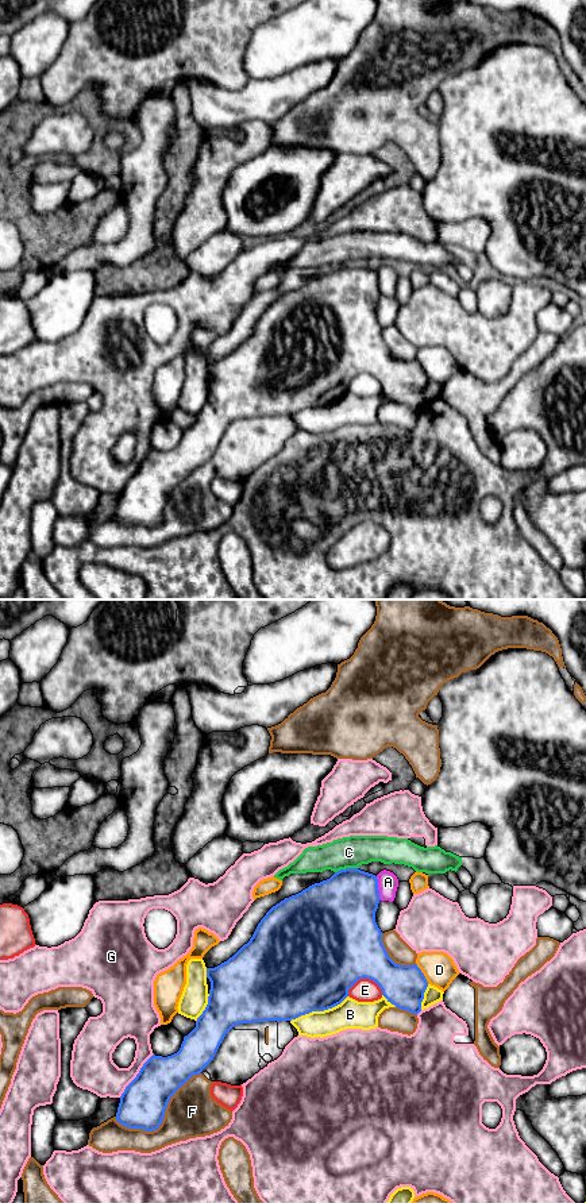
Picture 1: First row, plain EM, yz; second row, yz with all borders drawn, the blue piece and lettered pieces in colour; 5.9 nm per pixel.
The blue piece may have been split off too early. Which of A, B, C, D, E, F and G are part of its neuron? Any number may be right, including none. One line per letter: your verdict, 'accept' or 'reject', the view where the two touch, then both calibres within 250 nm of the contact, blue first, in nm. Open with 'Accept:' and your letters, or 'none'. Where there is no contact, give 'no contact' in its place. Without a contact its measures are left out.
Accept: none
A: reject; meets blue in yz; 400 nm thick on the blue side, 120 nm on the other
B: reject; meets blue in yz; 500 nm thick on the blue side, 180 nm on the other
C: reject; meets blue in yz; 400 nm thick on the blue side, 190 nm on the other
D: reject; meets blue in yz; 260 nm thick on the blue side, 190 nm on the other
E: reject; meets blue in yz; 500 nm thick on the blue side, 140 nm on the other
F: reject; meets blue in yz; 280 nm thick on the blue side, 300 nm on the other
G: reject; meets blue in yz; 280 nm thick on the blue side, 240 nm on the other

